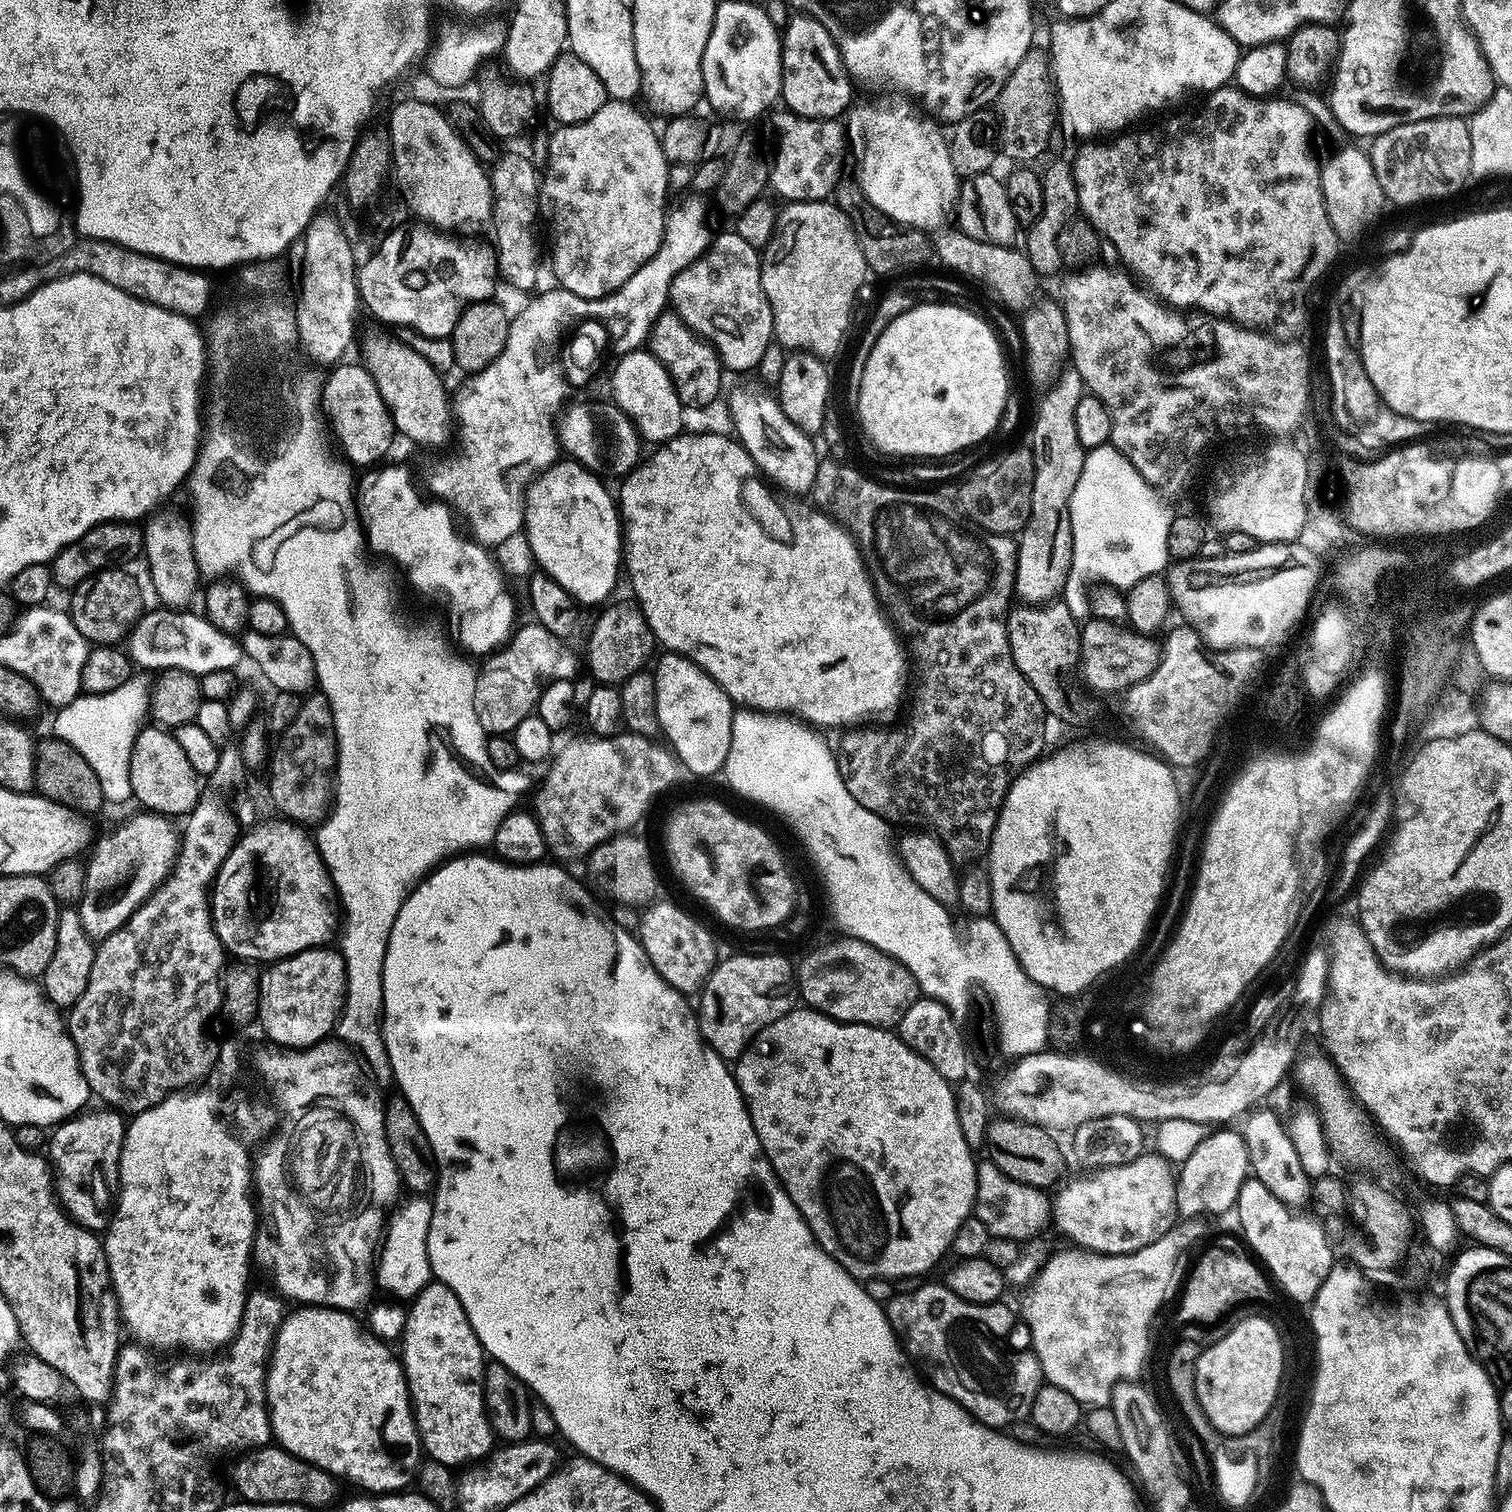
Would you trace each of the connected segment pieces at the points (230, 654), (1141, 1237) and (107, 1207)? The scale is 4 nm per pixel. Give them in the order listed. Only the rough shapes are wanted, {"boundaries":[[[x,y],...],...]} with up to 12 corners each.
{"boundaries":[[[145,611],[129,633],[139,669],[233,670],[241,641],[199,611]],[[1139,1156],[1054,1196],[1073,1245],[1125,1256],[1178,1216],[1178,1176]],[[119,1111],[76,1114],[46,1148],[59,1203],[107,1229],[120,1187]]]}

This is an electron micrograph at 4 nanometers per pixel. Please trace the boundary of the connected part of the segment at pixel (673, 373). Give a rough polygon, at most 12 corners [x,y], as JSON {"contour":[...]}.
{"contour":[[661,312],[646,348],[685,409],[719,398],[720,357],[679,314]]}

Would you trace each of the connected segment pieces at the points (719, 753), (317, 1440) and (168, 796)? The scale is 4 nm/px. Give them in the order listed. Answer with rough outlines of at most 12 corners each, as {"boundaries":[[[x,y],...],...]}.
{"boundaries":[[[685,656],[654,667],[663,739],[696,776],[730,754],[734,702]],[[339,1308],[280,1322],[275,1443],[372,1494],[422,1462],[404,1365]],[[140,729],[130,754],[132,800],[187,817],[202,778],[175,735]]]}

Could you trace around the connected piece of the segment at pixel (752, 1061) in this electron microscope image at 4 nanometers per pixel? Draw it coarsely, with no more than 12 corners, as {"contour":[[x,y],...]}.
{"contour":[[797,1006],[736,1085],[821,1250],[920,1276],[976,1207],[953,1085]]}

